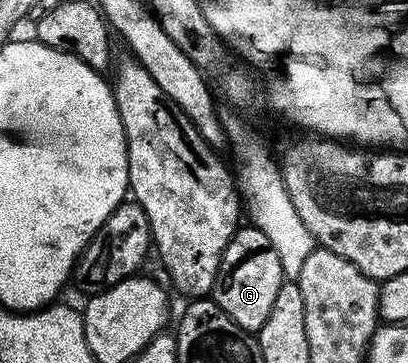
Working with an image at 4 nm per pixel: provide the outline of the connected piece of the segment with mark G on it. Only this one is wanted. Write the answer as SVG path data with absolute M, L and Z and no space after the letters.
M242 226L224 250L212 298L220 306L220 310L224 310L224 314L228 314L232 322L236 322L236 326L257 333L272 311L272 302L276 302L276 294L282 283L284 277L280 258L270 240L259 228Z

